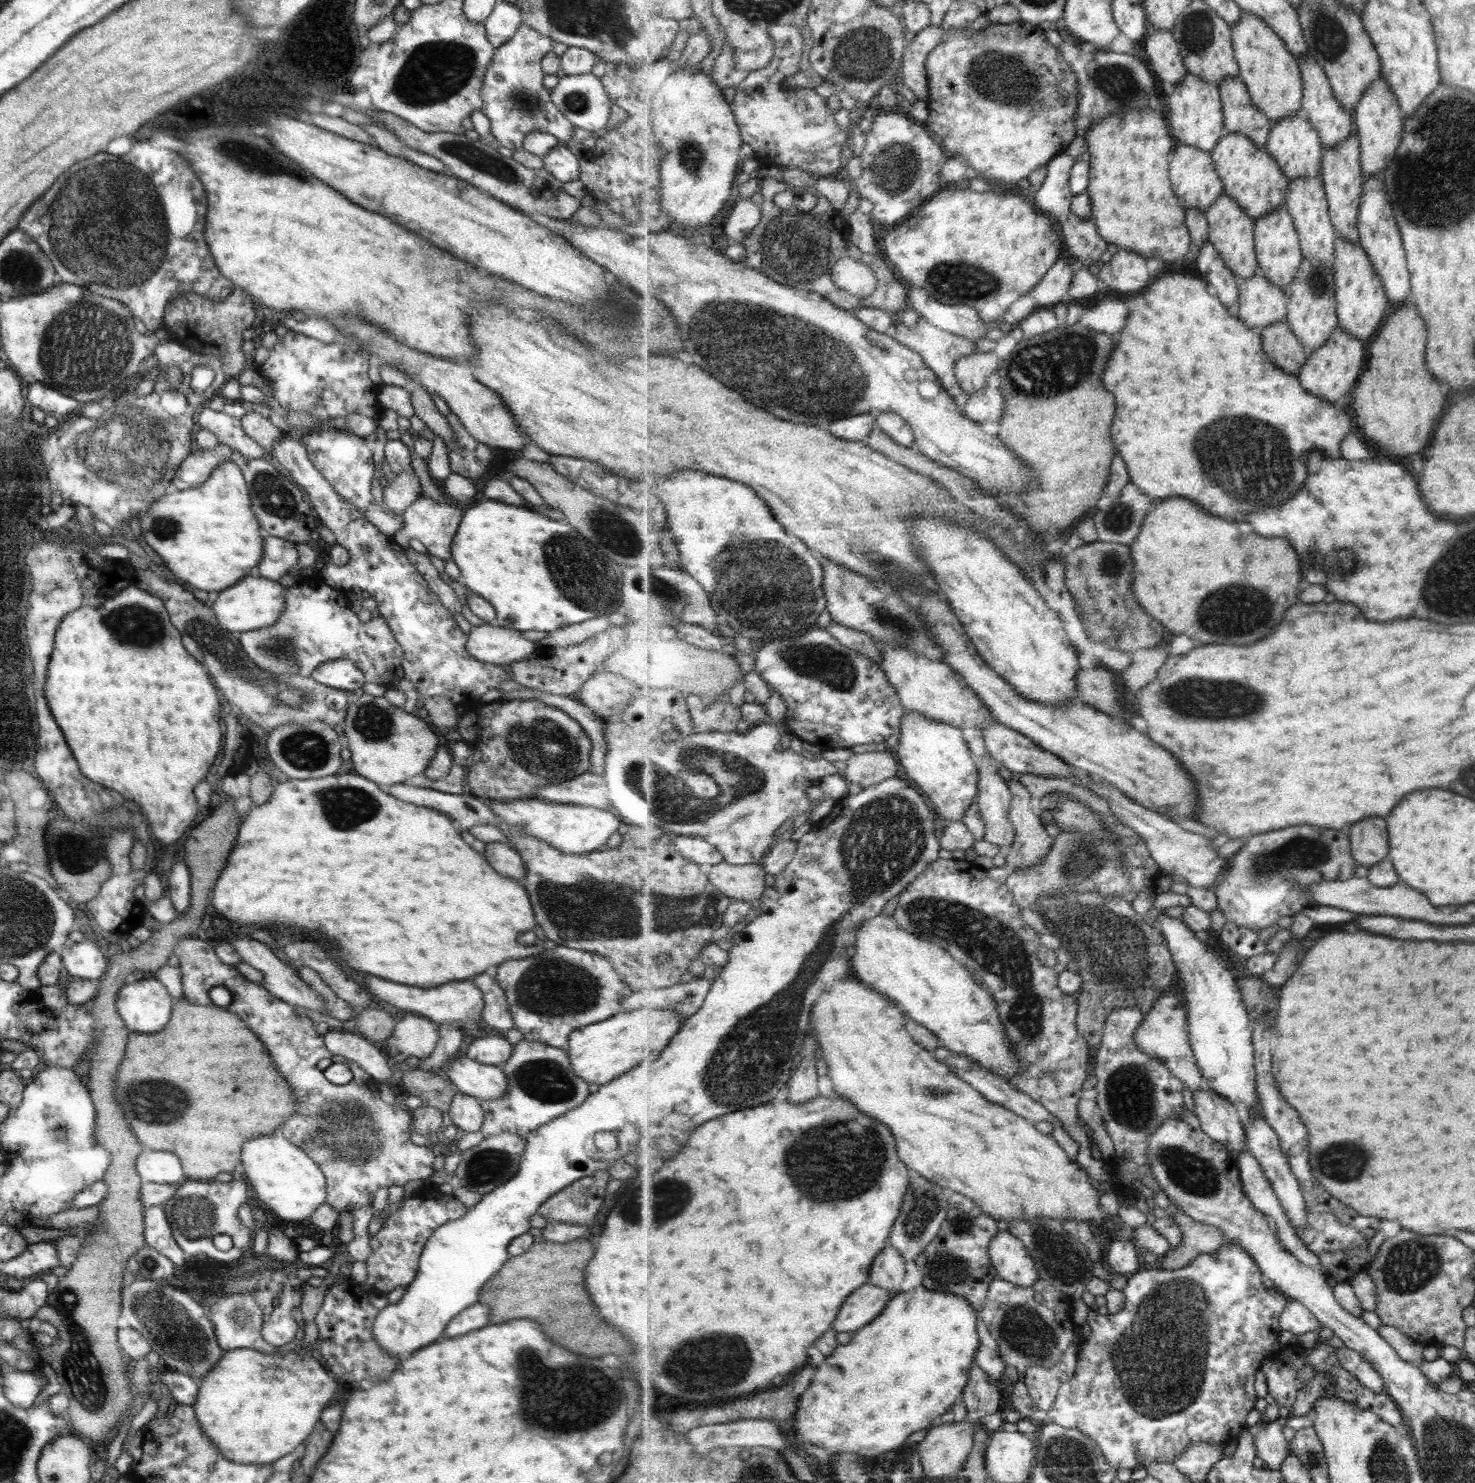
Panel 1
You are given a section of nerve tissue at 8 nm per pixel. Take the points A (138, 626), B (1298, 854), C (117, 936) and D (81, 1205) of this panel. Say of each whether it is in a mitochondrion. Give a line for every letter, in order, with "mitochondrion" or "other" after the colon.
A: mitochondrion
B: mitochondrion
C: other
D: other

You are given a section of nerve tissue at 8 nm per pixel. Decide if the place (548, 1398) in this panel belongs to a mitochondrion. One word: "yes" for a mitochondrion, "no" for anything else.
yes

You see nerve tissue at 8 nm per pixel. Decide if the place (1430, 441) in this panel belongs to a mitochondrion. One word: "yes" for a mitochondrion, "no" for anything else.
no

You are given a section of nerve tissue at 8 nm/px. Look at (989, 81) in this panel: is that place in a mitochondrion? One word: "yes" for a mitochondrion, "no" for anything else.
yes

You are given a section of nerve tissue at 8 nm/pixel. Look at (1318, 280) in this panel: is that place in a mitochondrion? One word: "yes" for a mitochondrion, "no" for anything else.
yes

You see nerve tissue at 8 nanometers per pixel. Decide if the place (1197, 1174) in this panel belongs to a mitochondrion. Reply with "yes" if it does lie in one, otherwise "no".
yes

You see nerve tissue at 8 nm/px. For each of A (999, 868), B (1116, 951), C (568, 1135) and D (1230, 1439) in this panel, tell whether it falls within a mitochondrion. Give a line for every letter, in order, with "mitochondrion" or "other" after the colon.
A: other
B: mitochondrion
C: other
D: other

